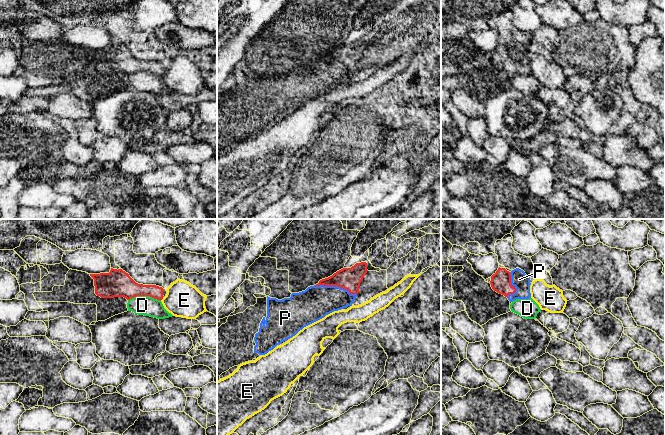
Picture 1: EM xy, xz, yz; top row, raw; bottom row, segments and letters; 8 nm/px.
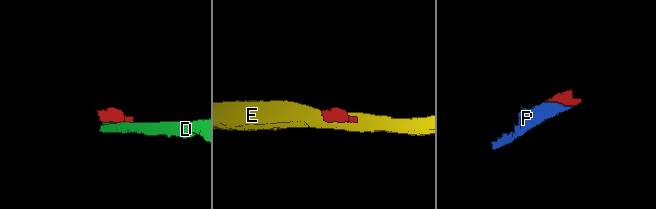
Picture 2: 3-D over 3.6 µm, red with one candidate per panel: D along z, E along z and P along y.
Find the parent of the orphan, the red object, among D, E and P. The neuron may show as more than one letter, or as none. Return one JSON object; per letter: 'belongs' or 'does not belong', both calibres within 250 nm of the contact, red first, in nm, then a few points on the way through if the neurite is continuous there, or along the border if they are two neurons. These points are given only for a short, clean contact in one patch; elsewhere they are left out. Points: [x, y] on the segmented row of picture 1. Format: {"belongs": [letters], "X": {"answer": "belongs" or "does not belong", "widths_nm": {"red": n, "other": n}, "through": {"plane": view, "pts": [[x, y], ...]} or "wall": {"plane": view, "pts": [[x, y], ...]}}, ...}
{"belongs": ["P"], "D": {"answer": "does not belong", "widths_nm": {"red": 220, "other": 160}, "wall": {"plane": "xy", "pts": [[128, 299], [134, 296], [151, 296], [160, 301]]}}, "E": {"answer": "does not belong", "widths_nm": {"red": 120, "other": 280}, "wall": {"plane": "xy", "pts": [[163, 296], [160, 300]]}}, "P": {"answer": "belongs", "widths_nm": {"red": 180, "other": 260}, "through": {"plane": "xz", "pts": [[348, 278], [341, 285], [335, 285], [320, 300], [313, 304]]}}}

